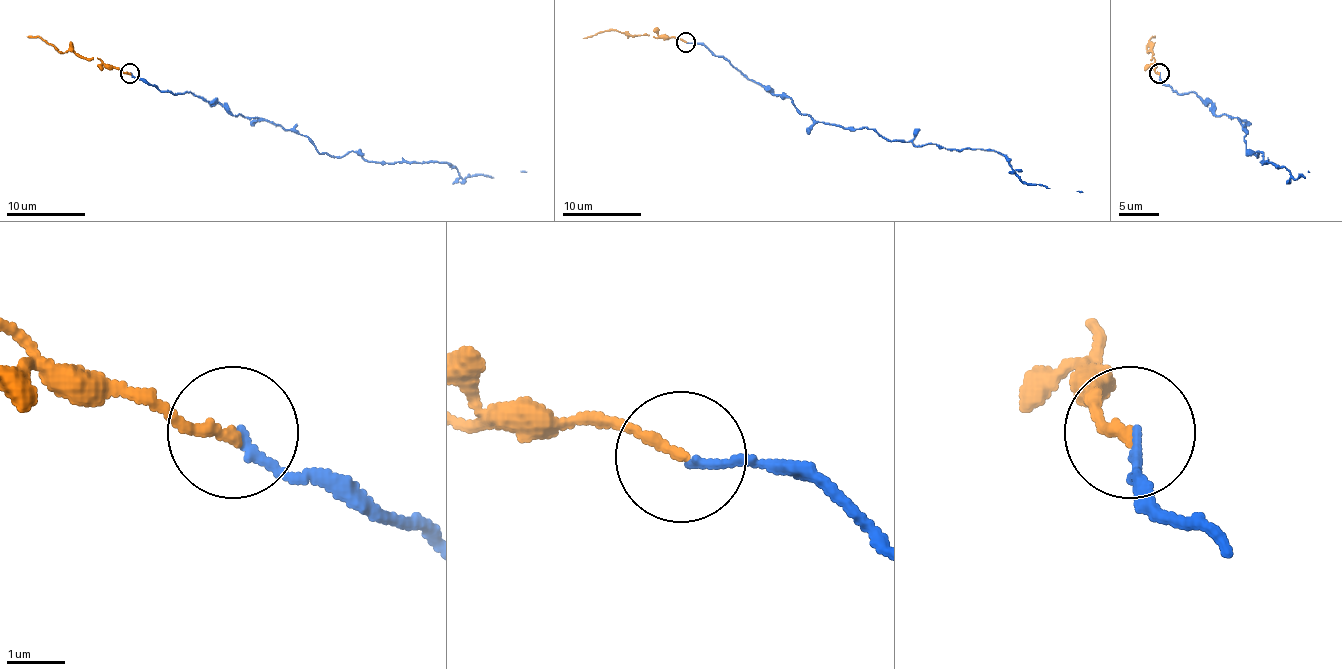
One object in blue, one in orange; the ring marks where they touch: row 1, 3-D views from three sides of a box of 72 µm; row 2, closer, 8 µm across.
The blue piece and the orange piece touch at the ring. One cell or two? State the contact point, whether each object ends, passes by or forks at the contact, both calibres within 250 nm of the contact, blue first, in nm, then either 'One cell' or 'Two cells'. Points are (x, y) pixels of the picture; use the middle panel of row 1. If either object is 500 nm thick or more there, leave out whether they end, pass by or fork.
Place: (685, 42). At the ring blue ends. At the ring orange ends. Thickness 140 nm (blue) against 200 nm. One cell

